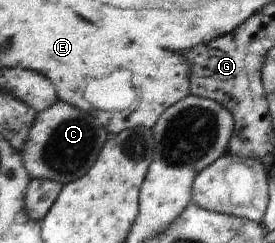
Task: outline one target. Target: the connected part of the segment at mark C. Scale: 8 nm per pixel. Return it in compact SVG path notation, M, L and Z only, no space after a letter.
M59 100L37 114L18 156L31 179L51 180L63 186L87 174L108 138L109 134L91 114Z

